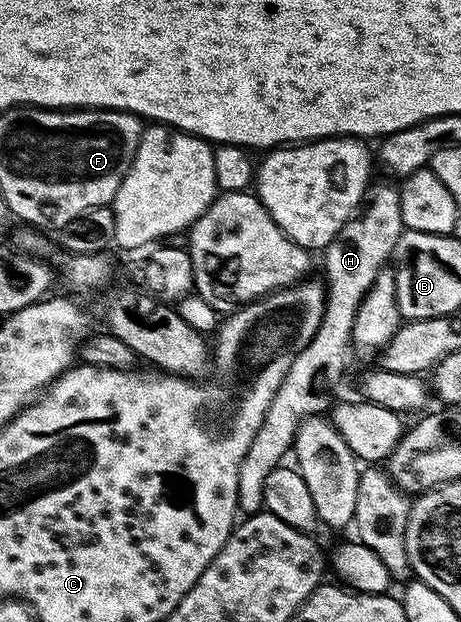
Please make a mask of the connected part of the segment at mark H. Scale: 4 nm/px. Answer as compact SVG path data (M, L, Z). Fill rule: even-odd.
M380 182L377 186L376 183L369 185L362 209L349 218L338 236L334 236L331 244L324 247L322 278L326 283L328 299L322 324L318 332L314 332L310 344L306 344L306 348L298 352L294 364L290 364L290 372L286 372L264 422L242 460L242 468L238 472L238 507L245 515L261 512L266 476L278 469L284 457L289 457L299 426L312 415L323 415L333 405L332 393L344 378L344 365L348 362L348 350L352 346L352 329L358 308L366 292L370 292L370 284L374 284L380 271L389 265L395 255L396 245L404 231L399 185Z

